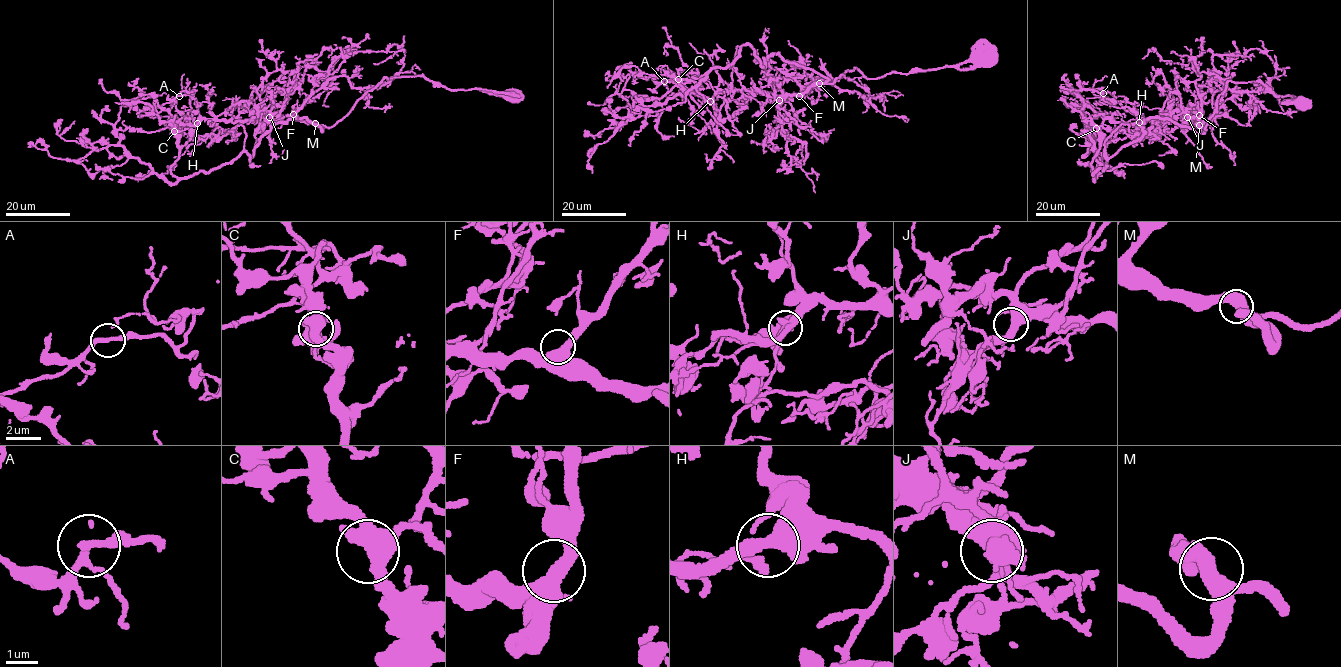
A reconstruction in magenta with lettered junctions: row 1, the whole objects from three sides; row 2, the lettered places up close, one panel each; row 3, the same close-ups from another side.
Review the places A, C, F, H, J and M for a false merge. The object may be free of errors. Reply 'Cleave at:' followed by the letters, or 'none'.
Cleave at: none

